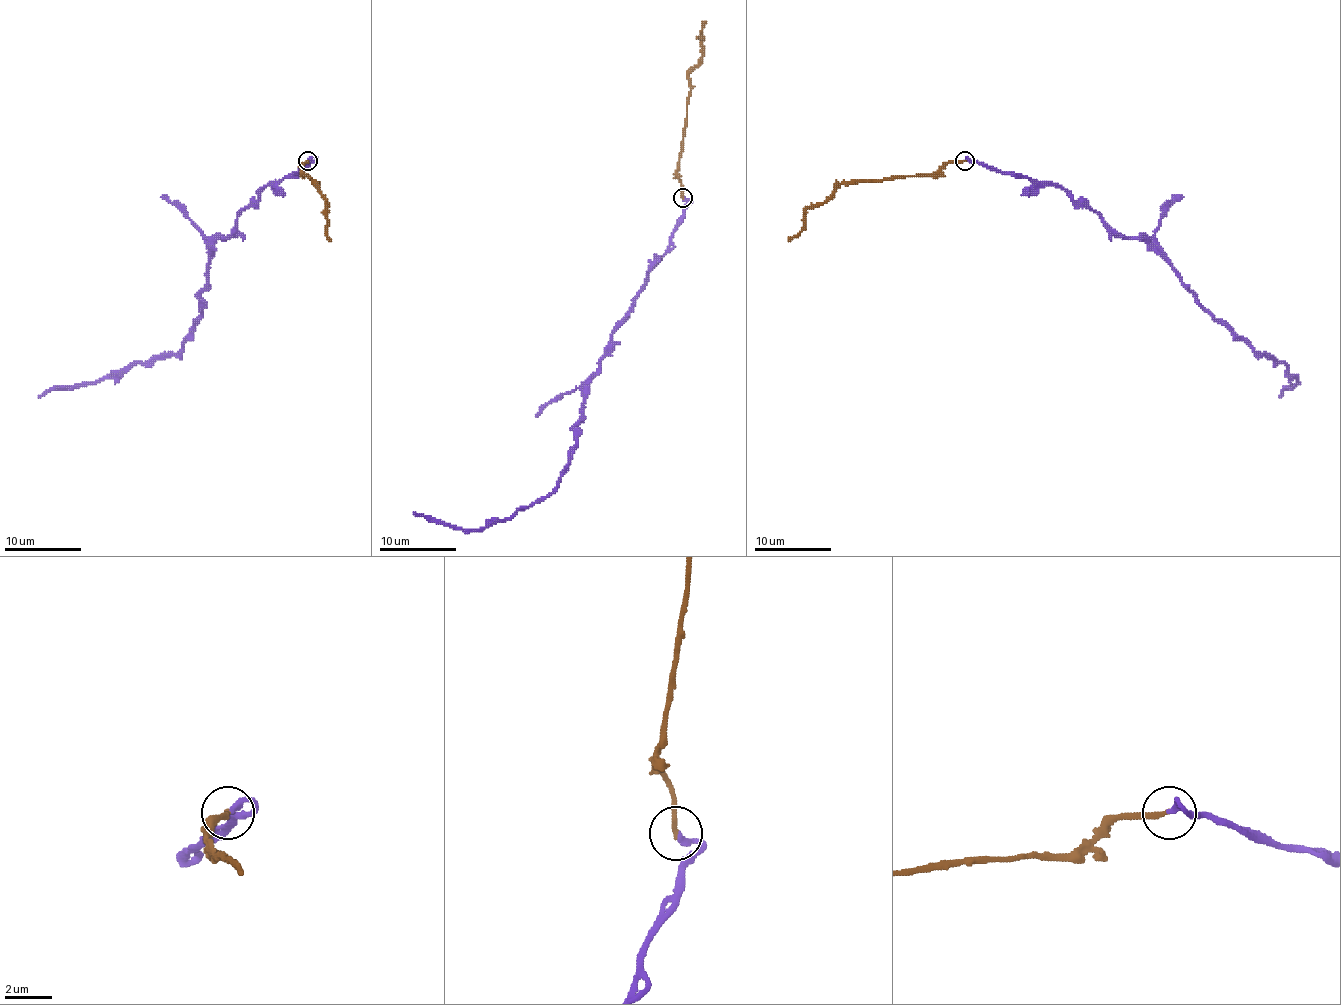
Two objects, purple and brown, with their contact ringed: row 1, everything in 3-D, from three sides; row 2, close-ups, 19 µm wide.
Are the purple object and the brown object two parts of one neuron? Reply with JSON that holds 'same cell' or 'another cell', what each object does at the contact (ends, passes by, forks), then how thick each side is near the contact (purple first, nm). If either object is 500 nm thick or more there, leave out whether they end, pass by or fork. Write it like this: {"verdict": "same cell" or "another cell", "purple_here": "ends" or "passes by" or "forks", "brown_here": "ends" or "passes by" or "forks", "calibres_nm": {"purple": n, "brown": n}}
{"verdict": "same cell", "purple_here": "ends", "brown_here": "ends", "calibres_nm": {"purple": 260, "brown": 220}}

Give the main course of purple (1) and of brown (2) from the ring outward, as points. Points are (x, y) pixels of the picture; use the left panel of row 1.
1: (308, 160), (296, 174), (268, 183), (235, 229), (220, 237), (201, 313), (178, 351), (38, 397)
2: (308, 160), (302, 172), (315, 183), (327, 202), (327, 237), (331, 241)

